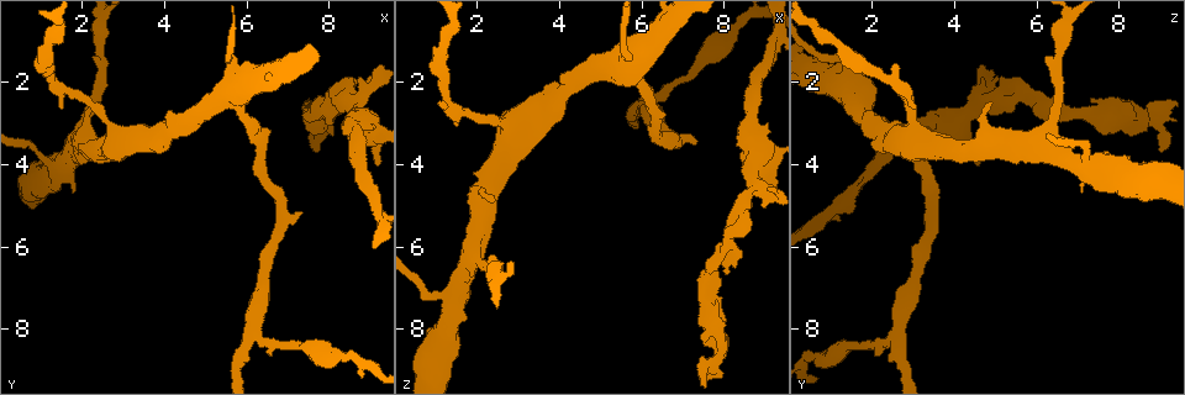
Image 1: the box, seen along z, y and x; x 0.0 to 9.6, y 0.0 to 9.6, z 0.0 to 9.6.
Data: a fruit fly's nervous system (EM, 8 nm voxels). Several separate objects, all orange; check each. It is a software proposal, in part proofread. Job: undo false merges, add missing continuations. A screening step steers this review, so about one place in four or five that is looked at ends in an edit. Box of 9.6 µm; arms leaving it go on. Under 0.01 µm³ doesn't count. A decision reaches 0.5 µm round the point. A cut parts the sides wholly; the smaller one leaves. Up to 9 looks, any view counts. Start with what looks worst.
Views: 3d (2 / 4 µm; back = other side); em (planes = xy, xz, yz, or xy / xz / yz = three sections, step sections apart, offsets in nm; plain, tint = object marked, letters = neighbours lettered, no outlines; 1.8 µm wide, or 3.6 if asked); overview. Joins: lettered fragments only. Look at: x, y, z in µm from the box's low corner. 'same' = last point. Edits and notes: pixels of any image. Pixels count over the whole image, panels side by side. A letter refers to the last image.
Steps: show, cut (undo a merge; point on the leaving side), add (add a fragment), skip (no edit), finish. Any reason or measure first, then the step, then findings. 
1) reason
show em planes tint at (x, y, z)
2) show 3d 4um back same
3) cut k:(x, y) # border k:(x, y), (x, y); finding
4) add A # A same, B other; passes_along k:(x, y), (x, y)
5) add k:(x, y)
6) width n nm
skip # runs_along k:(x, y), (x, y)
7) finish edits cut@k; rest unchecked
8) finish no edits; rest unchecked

a fork
show em xz step 8 letters at (8.90, 2.20, 4.60)

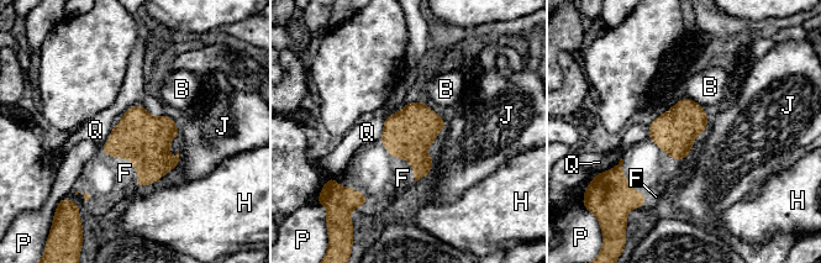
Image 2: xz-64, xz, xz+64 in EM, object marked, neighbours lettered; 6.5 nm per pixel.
add F # B other, F same, H other, J other, P other, Q other; it goes on there

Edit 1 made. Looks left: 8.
redraw
show overview

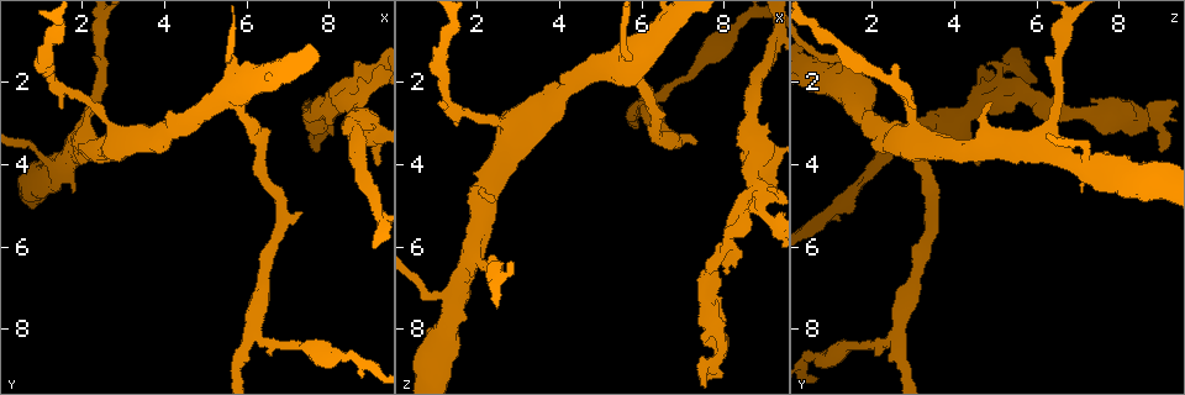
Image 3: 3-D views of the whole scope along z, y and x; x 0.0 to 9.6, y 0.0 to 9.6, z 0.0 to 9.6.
sharp bend
show 3d 4um at (5.55, 1.35, 1.30)

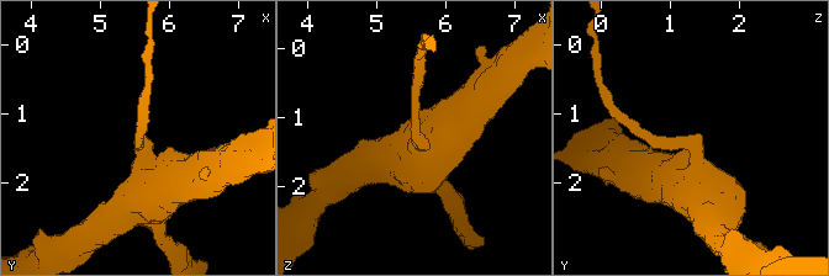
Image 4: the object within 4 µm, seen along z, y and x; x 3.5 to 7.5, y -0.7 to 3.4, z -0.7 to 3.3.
now the EM
show em xz step 8 letters at (5.60, 1.45, 1.25)

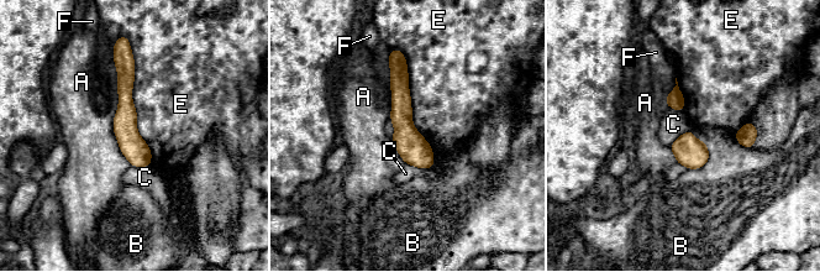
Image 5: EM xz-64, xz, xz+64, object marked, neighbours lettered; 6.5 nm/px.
width 170 nm
skip # A other, B other, C other, E other, F other; all the same neuron

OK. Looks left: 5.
thick turns thin
show em 3.6um planes letters at (8.55, 3.10, 3.15)

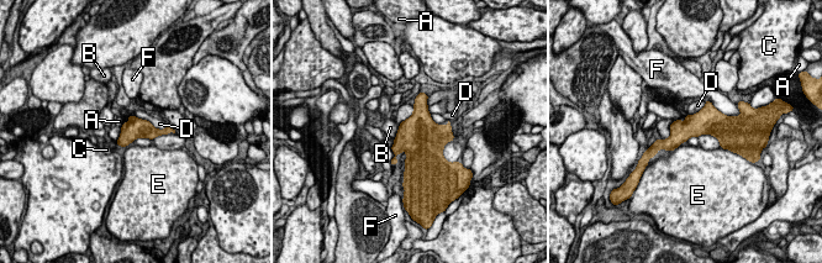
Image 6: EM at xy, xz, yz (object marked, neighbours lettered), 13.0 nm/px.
width 280 nm; longest_contact D 480 nm
skip # A other, B other, C other, D other, E other, F other; continuous, no second neuron

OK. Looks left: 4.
sharp bend
show 3d 4um at (6.90, 5.30, 3.45)

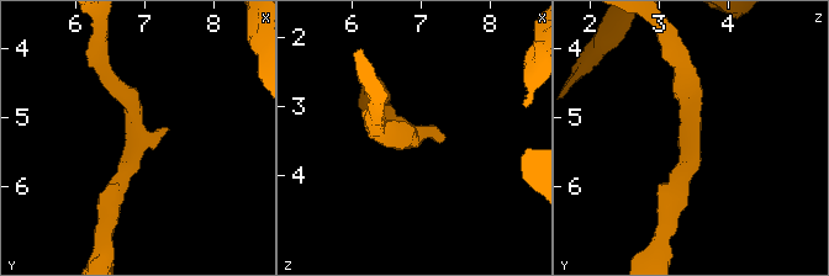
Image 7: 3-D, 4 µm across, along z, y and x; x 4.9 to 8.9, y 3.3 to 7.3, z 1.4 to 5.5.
show em 3.6um planes tint at (6.85, 5.25, 3.45)

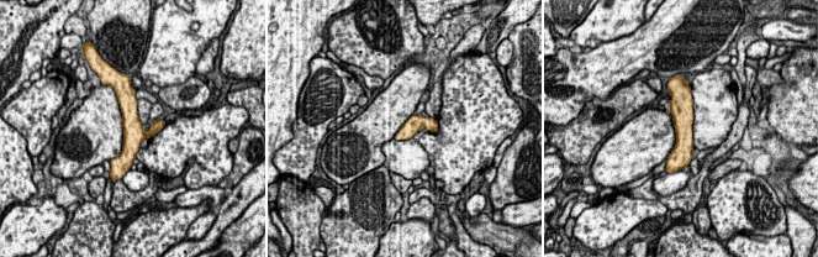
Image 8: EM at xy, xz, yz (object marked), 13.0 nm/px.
show em 3.6um planes letters same

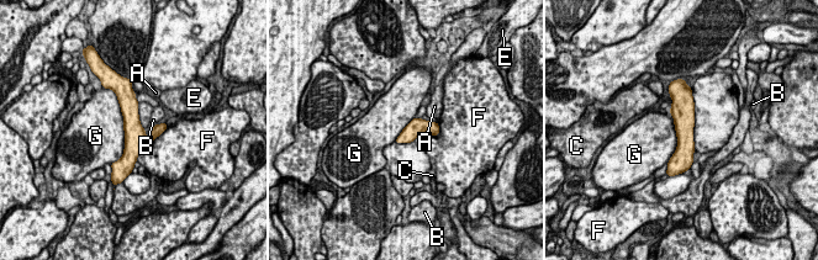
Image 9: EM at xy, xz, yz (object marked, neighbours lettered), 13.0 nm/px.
longest_contact G 950 nm
skip # A other, B other, C other, E other, F other, G other; border 9:(114, 93), (123, 153), (111, 164); one neuron here

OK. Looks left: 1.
finish edits add@2; rest unchecked

